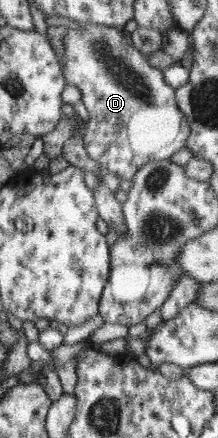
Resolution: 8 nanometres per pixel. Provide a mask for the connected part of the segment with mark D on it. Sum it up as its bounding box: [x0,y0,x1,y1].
[62,23,192,181]

